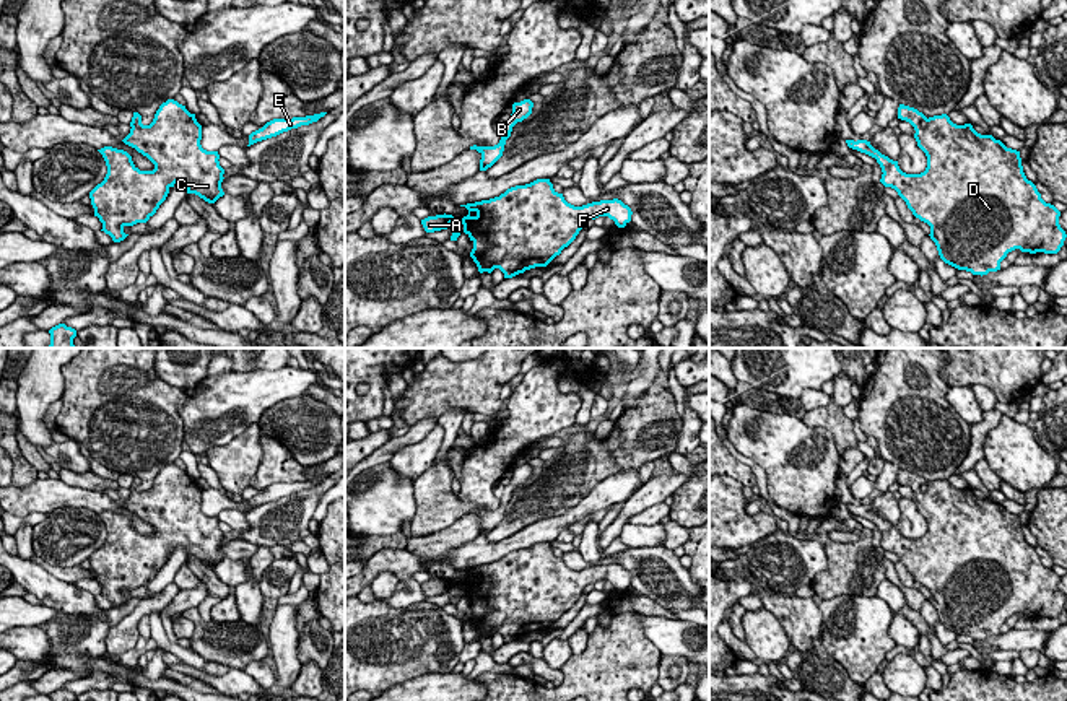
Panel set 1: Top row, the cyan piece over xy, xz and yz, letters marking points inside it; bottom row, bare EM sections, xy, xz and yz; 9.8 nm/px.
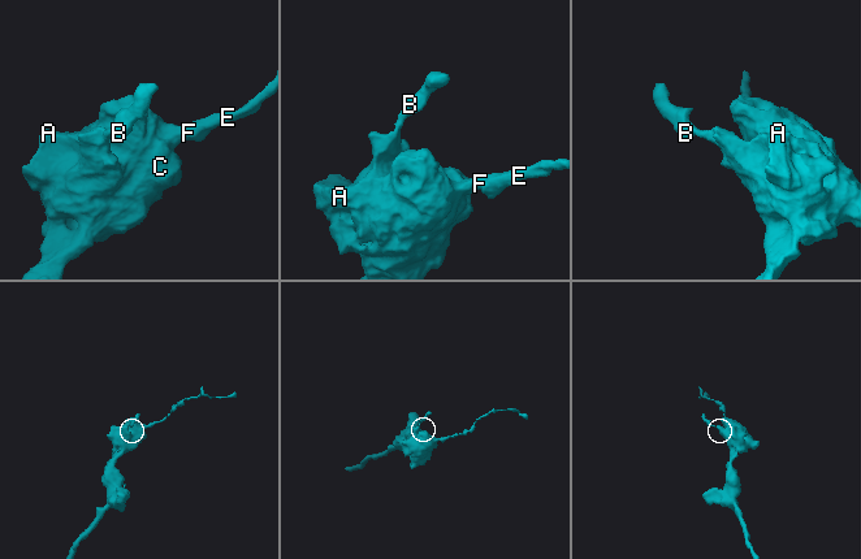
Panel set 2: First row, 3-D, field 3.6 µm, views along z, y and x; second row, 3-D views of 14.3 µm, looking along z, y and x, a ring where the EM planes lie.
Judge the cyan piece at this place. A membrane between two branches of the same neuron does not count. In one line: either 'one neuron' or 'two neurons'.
one neuron

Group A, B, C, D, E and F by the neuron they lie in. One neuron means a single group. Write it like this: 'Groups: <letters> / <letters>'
Groups: A B C D E F

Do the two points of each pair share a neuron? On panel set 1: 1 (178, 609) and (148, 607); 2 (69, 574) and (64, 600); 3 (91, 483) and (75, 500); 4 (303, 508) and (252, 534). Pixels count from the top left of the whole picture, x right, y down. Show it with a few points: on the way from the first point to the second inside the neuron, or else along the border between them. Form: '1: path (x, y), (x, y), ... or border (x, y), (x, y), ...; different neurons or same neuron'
1: border (181, 591), (166, 607); different neurons
2: border (34, 561), (54, 576), (74, 584); different neurons
3: border (59, 477), (69, 485), (101, 492); different neurons
4: path (290, 514), (265, 527); same neuron

